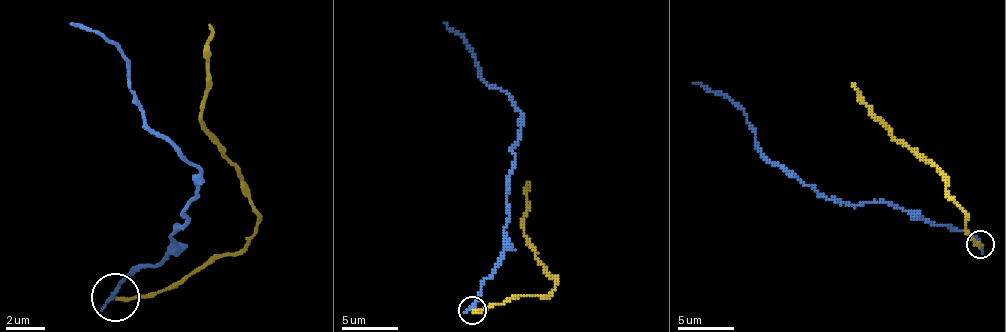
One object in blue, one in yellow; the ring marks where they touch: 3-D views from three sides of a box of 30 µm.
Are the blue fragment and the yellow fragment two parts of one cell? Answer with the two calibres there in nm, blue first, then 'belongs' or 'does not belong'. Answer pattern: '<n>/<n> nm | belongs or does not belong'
220/170 nm | does not belong

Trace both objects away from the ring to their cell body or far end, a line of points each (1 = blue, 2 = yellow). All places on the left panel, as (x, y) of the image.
1: (116, 298), (188, 222), (184, 207), (198, 169), (150, 126), (112, 44), (68, 25)
2: (116, 298), (150, 298), (198, 270), (236, 255), (256, 231), (251, 188), (203, 130), (212, 25)

